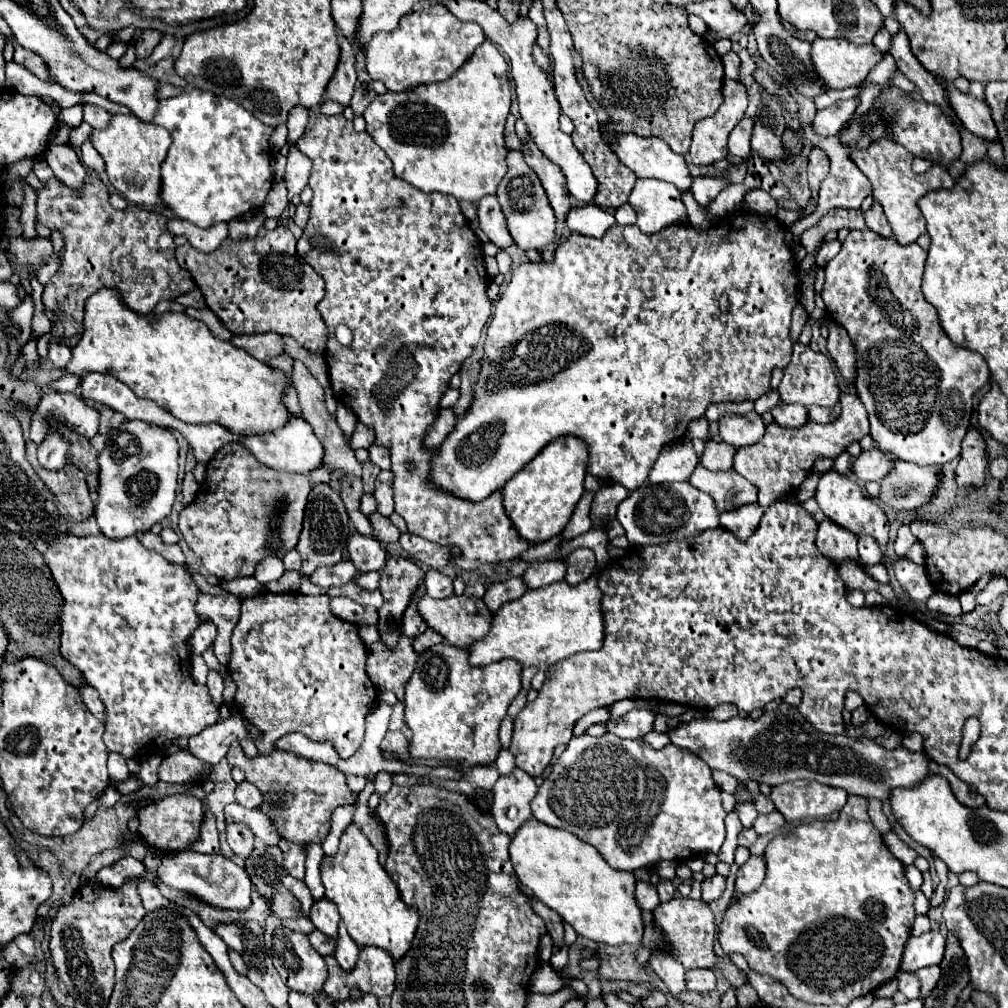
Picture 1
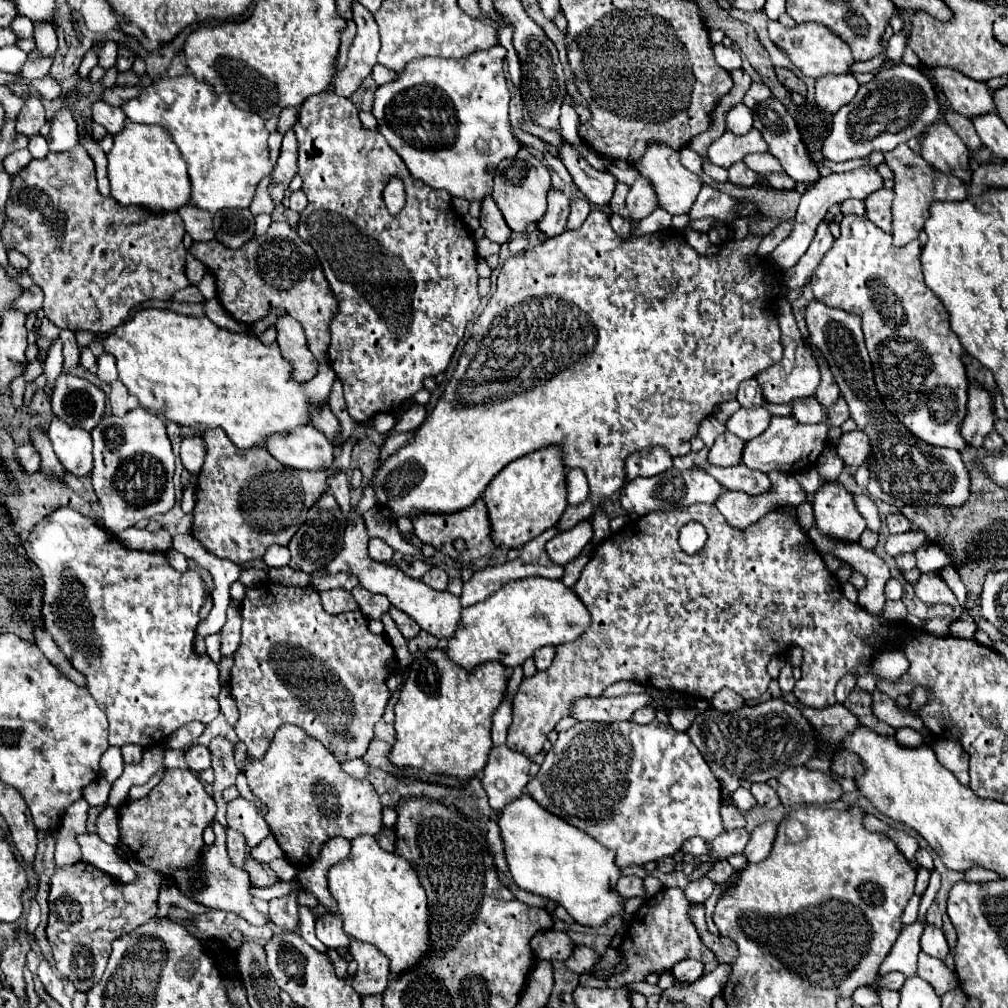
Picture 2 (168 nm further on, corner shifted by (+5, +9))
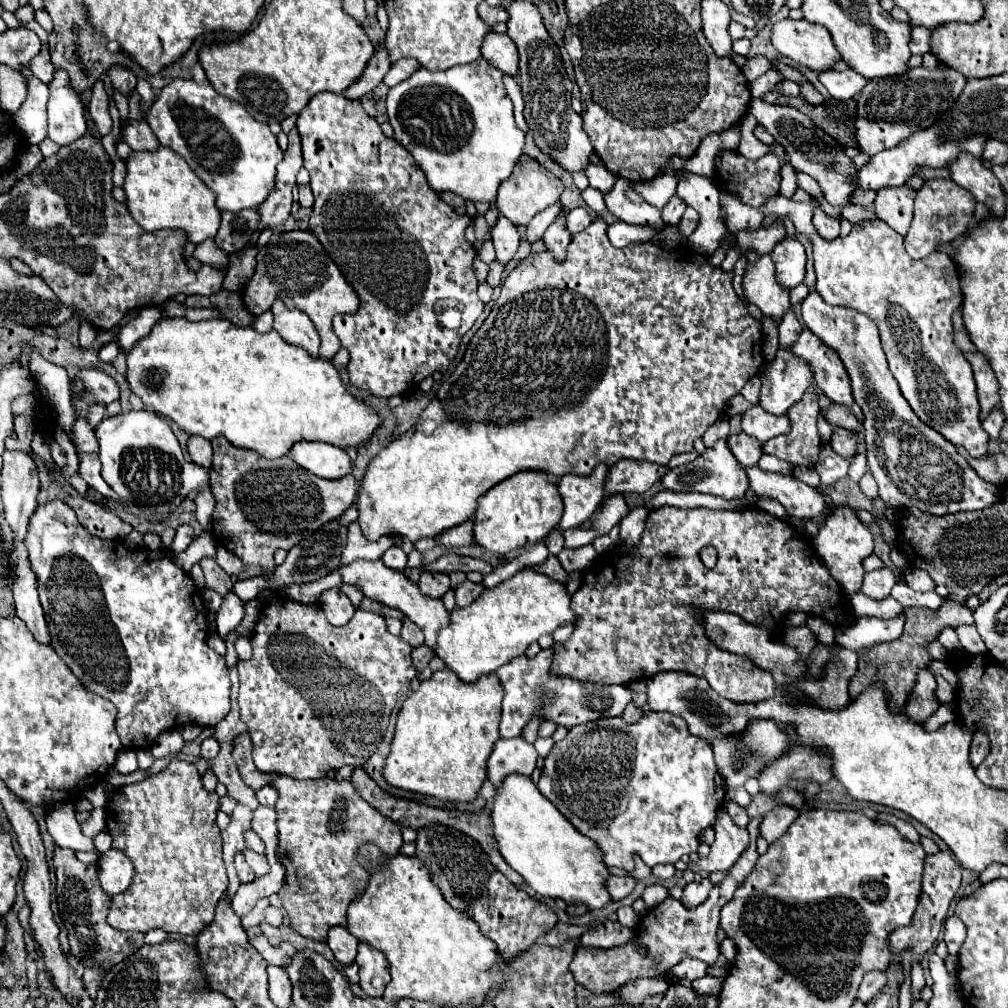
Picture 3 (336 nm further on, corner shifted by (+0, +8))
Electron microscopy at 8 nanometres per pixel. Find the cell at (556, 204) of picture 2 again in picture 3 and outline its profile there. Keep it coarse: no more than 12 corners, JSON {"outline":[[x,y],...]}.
{"outline":[[564,208],[544,234],[546,248],[556,260],[564,260],[572,238],[564,226]]}

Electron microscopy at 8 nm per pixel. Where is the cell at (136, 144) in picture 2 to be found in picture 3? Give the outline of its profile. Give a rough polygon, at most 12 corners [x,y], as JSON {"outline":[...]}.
{"outline":[[174,150],[130,152],[124,196],[148,232],[214,238],[214,194]]}

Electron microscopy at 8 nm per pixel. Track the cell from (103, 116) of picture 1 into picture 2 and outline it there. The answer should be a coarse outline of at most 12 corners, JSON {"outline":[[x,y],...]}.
{"outline":[[103,101],[93,105],[93,121],[103,125],[109,135],[125,127],[121,107]]}

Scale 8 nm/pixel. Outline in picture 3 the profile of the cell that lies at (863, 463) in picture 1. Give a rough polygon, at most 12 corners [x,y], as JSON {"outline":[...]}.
{"outline":[[834,428],[830,444],[836,454],[854,458],[860,434]]}

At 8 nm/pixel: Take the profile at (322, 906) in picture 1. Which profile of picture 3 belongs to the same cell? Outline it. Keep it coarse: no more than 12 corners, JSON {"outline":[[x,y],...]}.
{"outline":[[344,926],[328,930],[340,964],[354,962],[358,940]]}

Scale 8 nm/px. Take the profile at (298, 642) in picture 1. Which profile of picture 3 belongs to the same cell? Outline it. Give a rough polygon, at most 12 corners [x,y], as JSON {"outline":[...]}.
{"outline":[[274,596],[238,662],[260,772],[362,766],[416,676],[382,616]]}

